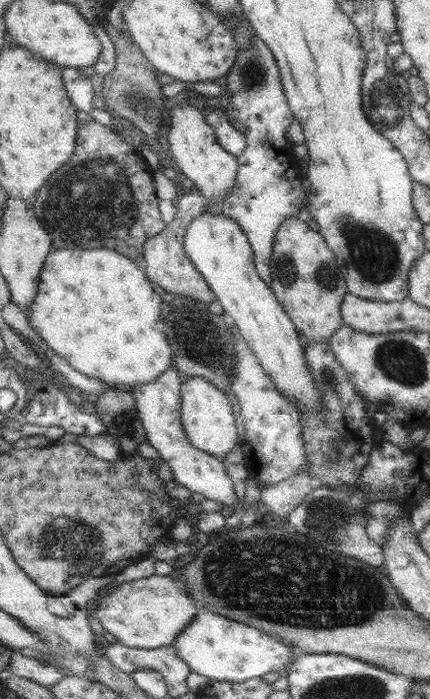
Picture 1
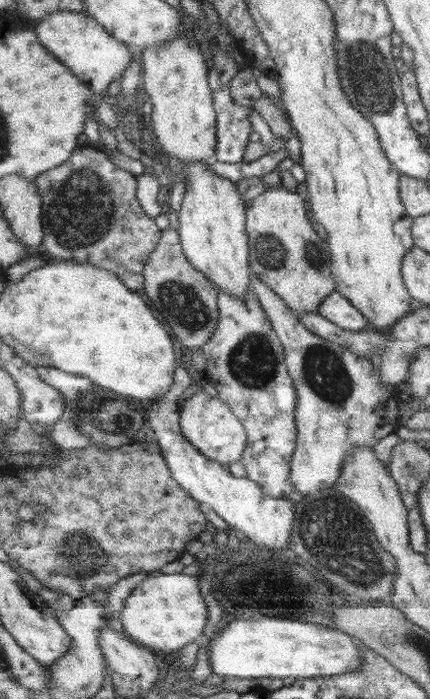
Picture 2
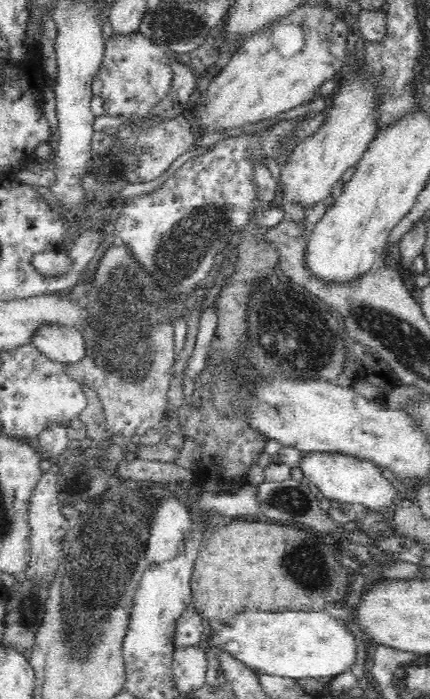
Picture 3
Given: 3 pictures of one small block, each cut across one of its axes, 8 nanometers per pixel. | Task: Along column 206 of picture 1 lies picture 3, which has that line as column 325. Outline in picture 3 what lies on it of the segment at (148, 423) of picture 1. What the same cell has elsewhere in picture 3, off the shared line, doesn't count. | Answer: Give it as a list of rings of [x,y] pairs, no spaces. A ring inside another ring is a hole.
[[[308,452],[303,453],[298,468],[304,473],[311,486],[324,494],[330,501],[341,501],[365,508],[384,508],[396,498],[392,481],[382,476],[382,466],[370,458],[354,456],[342,452]]]

